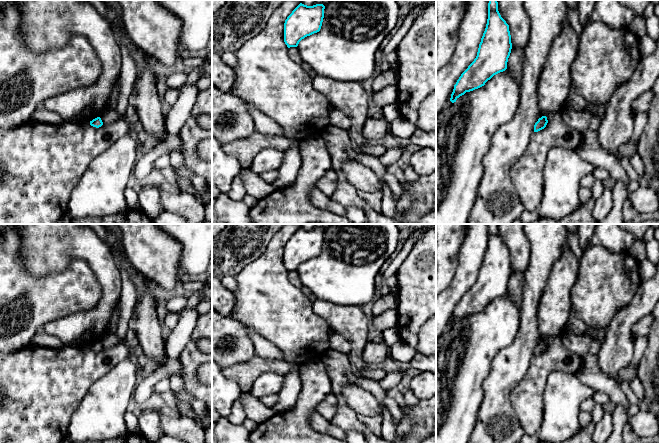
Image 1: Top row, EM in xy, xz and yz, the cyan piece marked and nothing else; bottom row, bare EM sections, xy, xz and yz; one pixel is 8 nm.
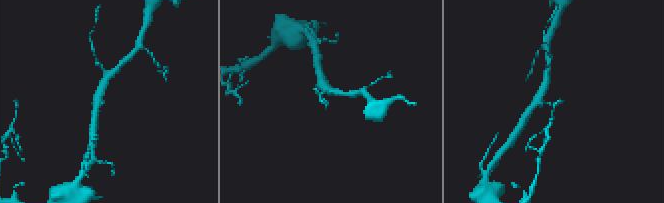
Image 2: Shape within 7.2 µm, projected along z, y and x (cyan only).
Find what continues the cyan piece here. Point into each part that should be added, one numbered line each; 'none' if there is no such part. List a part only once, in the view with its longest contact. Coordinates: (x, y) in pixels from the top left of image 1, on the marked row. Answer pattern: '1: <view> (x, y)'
none

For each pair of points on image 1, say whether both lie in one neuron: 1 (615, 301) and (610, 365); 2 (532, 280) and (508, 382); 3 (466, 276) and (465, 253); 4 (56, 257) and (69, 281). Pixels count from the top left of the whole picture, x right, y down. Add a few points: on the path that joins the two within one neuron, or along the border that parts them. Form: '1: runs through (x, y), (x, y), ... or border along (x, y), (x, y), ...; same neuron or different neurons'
1: border along (631, 299), (619, 310), (608, 326); different neurons
2: runs through (529, 305), (528, 337), (516, 357); same neuron
3: runs through (466, 270), (466, 259); same neuron
4: border along (86, 262), (73, 259), (62, 271), (41, 277); different neurons

